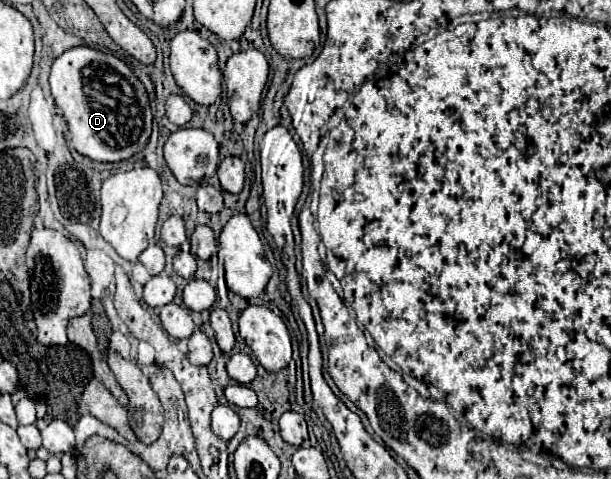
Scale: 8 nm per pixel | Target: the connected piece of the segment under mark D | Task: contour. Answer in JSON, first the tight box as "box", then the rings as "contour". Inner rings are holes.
{"box":[50,47,152,163],"contour":[[[72,47],[52,63],[50,87],[68,123],[68,141],[80,155],[110,163],[130,159],[146,147],[152,131],[148,93],[118,57],[90,47]]]}

